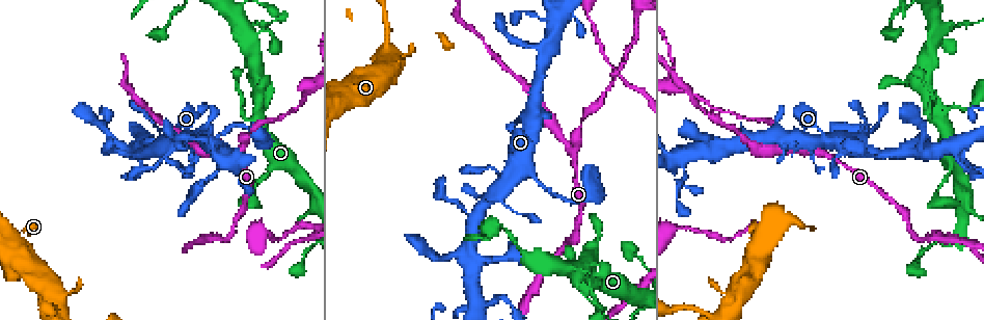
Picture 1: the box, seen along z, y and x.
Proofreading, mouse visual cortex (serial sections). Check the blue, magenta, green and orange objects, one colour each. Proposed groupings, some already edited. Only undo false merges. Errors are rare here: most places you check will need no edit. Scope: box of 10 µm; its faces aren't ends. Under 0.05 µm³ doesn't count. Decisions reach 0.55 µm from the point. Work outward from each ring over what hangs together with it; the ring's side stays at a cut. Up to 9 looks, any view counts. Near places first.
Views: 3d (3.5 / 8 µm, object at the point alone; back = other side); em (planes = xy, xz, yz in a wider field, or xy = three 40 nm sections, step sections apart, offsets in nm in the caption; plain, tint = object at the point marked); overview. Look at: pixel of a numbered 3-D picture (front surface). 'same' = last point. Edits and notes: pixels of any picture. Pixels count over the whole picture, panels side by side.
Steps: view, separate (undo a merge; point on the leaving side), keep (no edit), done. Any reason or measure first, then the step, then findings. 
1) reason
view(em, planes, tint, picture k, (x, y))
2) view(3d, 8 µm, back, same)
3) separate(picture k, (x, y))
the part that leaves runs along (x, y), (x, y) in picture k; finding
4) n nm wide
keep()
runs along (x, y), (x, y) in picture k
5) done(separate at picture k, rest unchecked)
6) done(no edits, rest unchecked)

view(3d, 8 µm, picture 1, (555, 17))

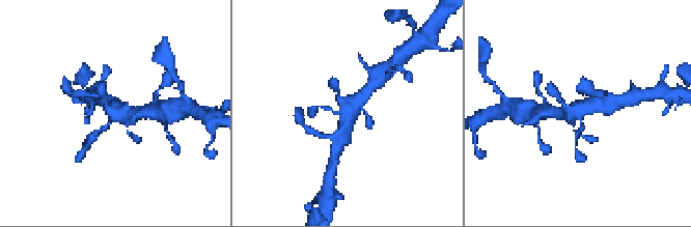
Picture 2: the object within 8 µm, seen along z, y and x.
closer look
view(3d, 3.5 µm, same)

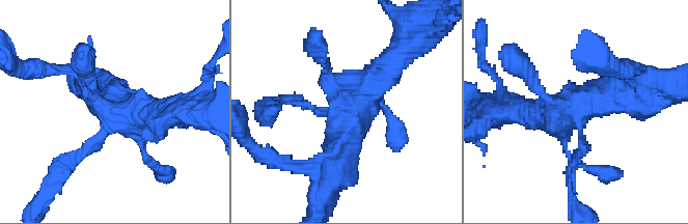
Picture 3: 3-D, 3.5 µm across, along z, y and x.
view(em, xy, step 1, tint, picture 3, (112, 111))

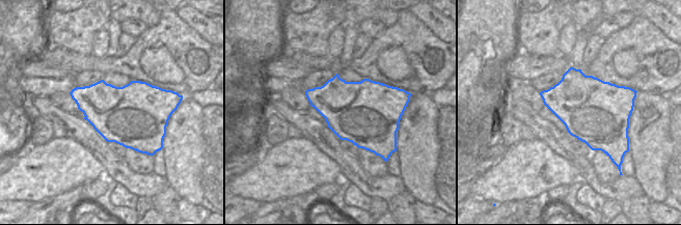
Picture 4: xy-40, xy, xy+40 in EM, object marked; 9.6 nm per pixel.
keep()
runs along (332, 172), (345, 108), (396, 58) in picture 3; one cell here

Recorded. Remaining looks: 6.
arms part here
view(3d, 3.5 µm, picture 1, (498, 192))

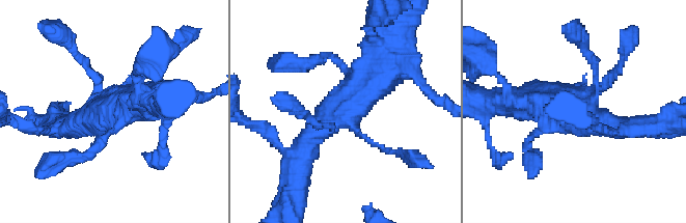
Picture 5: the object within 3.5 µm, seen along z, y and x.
now the EM
view(em, planes, tint, picture 5, (114, 108))

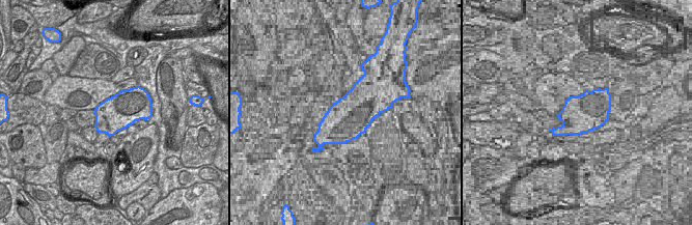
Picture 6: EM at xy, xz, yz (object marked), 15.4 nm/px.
keep()
one cell here

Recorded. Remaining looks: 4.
view(3d, 8 µm, back, picture 1, (575, 153))

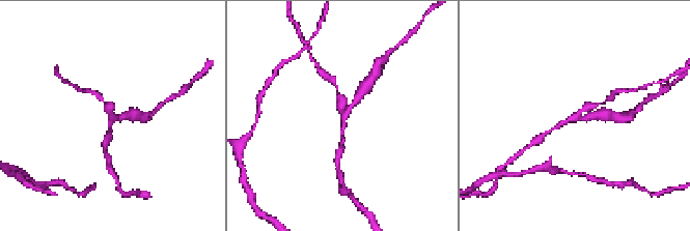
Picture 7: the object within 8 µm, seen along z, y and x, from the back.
zoom in
view(3d, 3.5 µm, same)

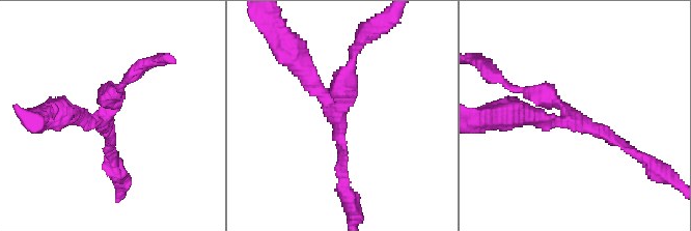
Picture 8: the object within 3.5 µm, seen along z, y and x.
view(em, planes, tint, picture 8, (341, 115))

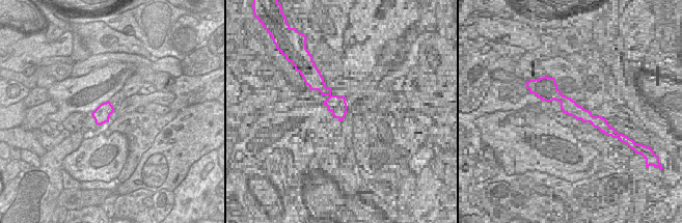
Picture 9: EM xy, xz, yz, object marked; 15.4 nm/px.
keep()
runs along (342, 174), (339, 116), (298, 65) in picture 8; continuous, no second cell

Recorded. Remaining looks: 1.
abrupt turn
view(3d, 3.5 µm, picture 1, (939, 119))

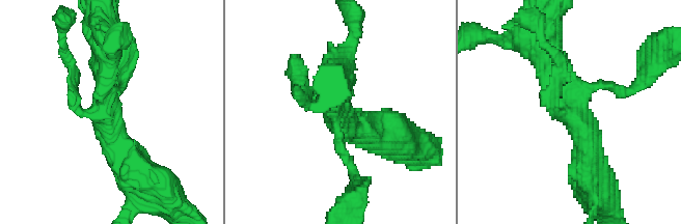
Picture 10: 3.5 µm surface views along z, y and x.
4 arms; arms of 150, 150, 350, 450 nm
keep()
runs along (590, 170), (547, 46) in picture 10; continuous, no second cell

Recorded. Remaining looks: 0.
done(no edits, rest unchecked)

